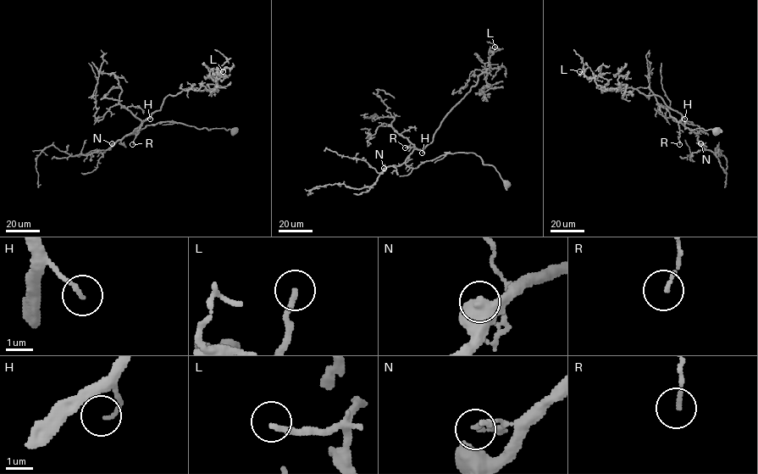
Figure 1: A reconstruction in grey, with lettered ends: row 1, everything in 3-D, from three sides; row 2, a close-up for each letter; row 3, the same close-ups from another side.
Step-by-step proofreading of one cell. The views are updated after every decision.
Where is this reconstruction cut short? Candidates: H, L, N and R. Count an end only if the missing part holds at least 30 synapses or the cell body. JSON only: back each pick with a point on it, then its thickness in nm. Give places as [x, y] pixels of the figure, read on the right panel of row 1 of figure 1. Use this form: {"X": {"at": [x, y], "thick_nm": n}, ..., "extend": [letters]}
{"L": {"at": [579, 71], "thick_nm": 190}, "extend": ["L"]}

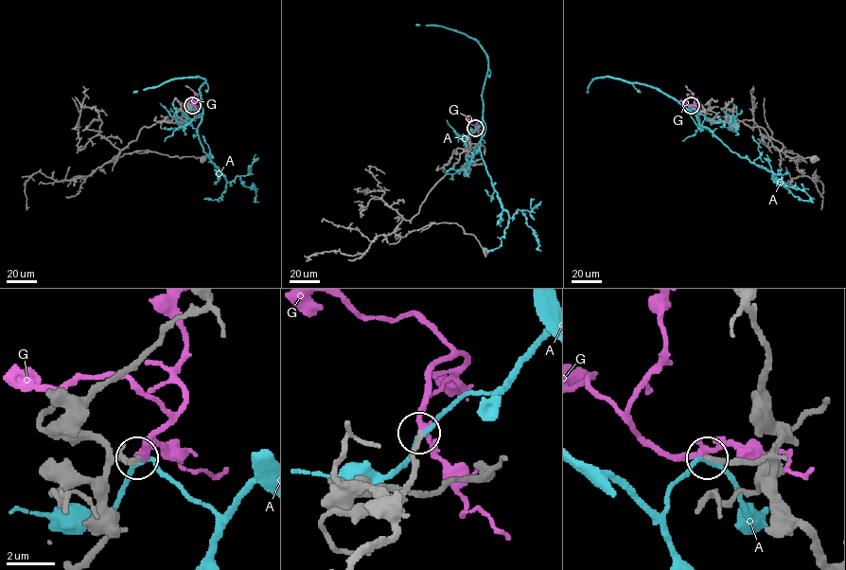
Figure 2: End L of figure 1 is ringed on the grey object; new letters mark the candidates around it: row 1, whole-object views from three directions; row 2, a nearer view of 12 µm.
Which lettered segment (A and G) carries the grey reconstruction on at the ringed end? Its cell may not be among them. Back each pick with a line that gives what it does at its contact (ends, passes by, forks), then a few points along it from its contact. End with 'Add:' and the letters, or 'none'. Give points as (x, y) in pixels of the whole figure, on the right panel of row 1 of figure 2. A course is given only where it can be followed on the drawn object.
G: It passes by
Add: G

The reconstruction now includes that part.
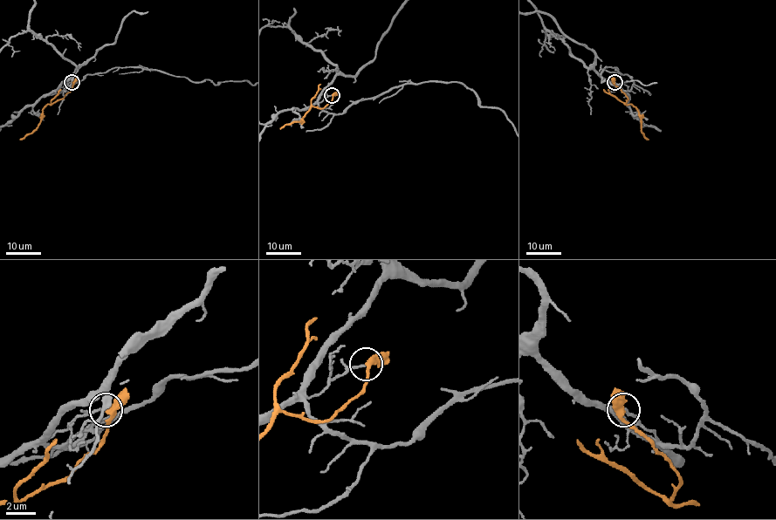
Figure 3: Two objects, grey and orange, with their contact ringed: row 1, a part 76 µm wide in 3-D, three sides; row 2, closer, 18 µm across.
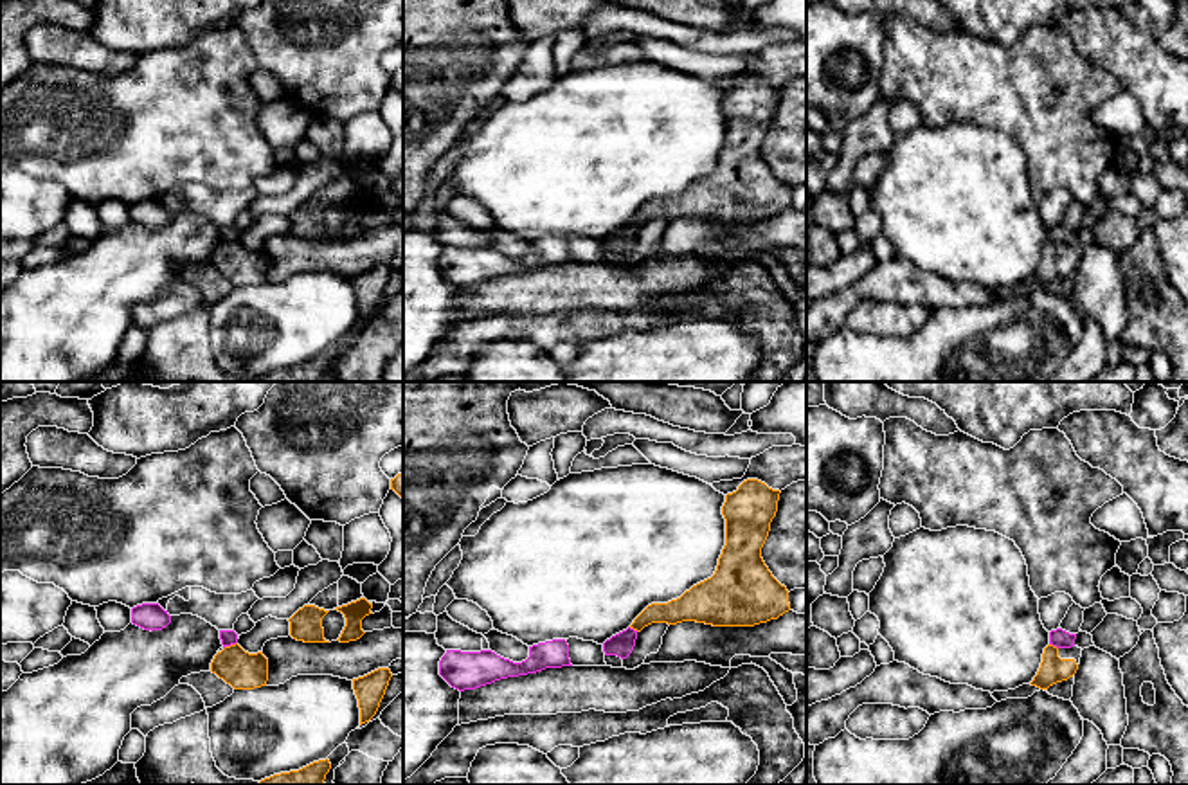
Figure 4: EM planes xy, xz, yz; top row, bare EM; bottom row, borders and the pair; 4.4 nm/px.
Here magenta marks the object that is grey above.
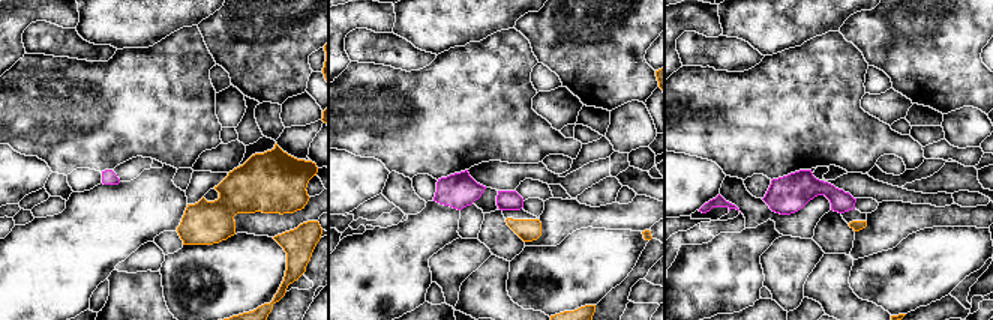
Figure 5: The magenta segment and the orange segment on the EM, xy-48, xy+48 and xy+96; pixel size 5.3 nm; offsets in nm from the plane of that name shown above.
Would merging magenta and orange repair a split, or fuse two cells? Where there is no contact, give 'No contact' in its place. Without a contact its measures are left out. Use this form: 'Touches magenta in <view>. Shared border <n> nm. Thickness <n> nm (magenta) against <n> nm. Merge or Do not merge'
Touches magenta in xy. Shared border 70 nm. Thickness 70 nm (magenta) against 170 nm. Do not merge

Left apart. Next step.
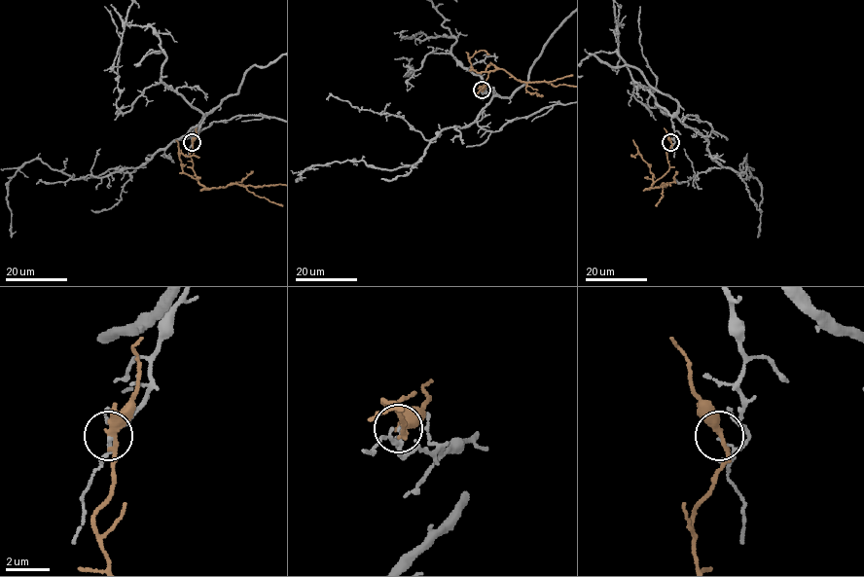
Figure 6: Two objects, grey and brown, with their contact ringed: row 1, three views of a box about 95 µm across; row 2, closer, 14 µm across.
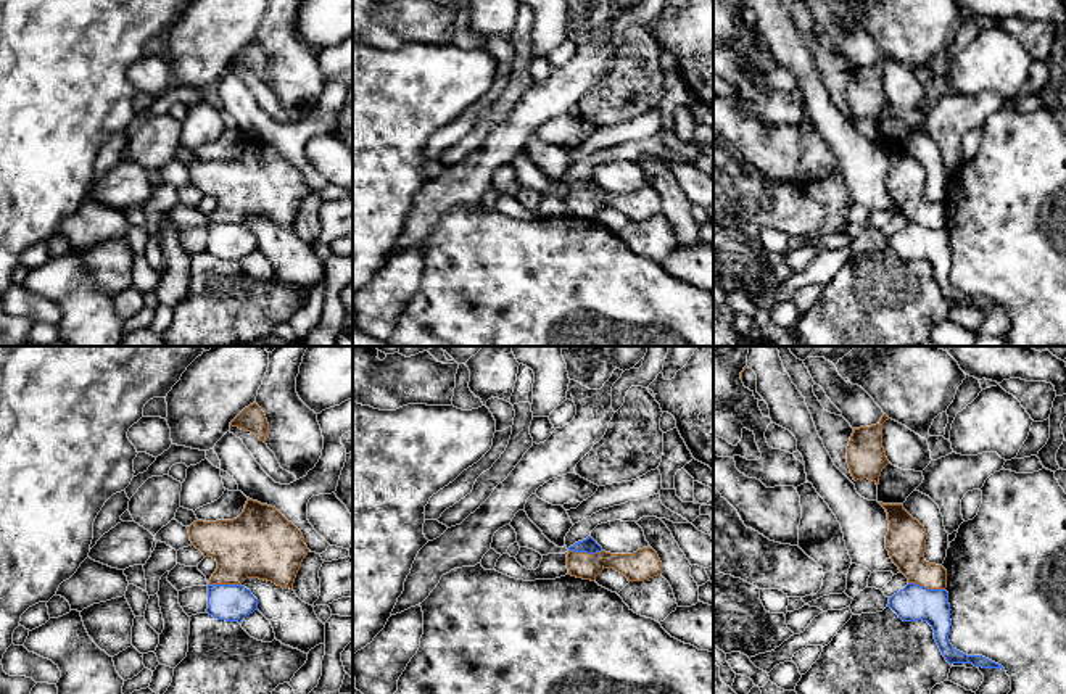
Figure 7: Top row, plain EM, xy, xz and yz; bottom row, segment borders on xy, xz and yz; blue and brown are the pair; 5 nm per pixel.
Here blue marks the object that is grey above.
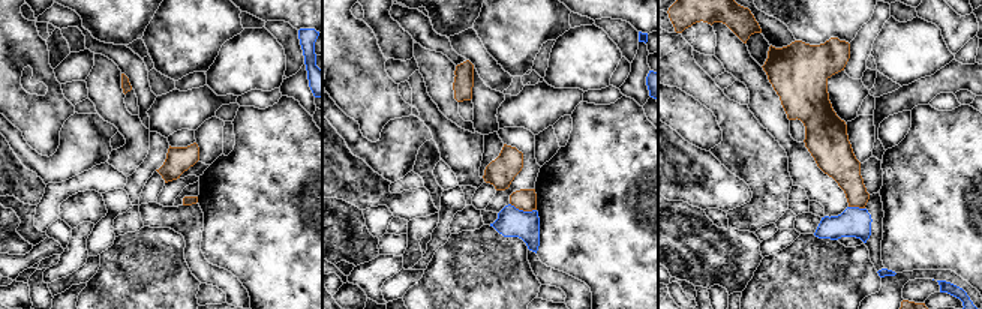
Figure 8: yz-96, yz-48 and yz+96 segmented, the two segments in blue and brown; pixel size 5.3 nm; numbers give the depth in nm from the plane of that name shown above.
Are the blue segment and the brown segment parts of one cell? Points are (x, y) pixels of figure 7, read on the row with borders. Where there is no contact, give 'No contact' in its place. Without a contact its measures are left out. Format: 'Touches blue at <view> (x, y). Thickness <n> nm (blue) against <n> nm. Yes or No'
Touches blue at yz (926, 588). Thickness 180 nm (blue) against 190 nm. No

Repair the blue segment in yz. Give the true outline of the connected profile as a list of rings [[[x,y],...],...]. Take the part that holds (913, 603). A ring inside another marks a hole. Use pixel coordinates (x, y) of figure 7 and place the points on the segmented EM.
[[[908,583],[897,594],[889,597],[889,604],[899,618],[903,622],[928,622],[934,630],[934,639],[945,657],[952,663],[973,663],[982,668],[1002,668],[1002,665],[982,657],[982,655],[966,655],[957,651],[950,641],[950,604],[948,593],[945,589],[928,589],[924,586]]]

